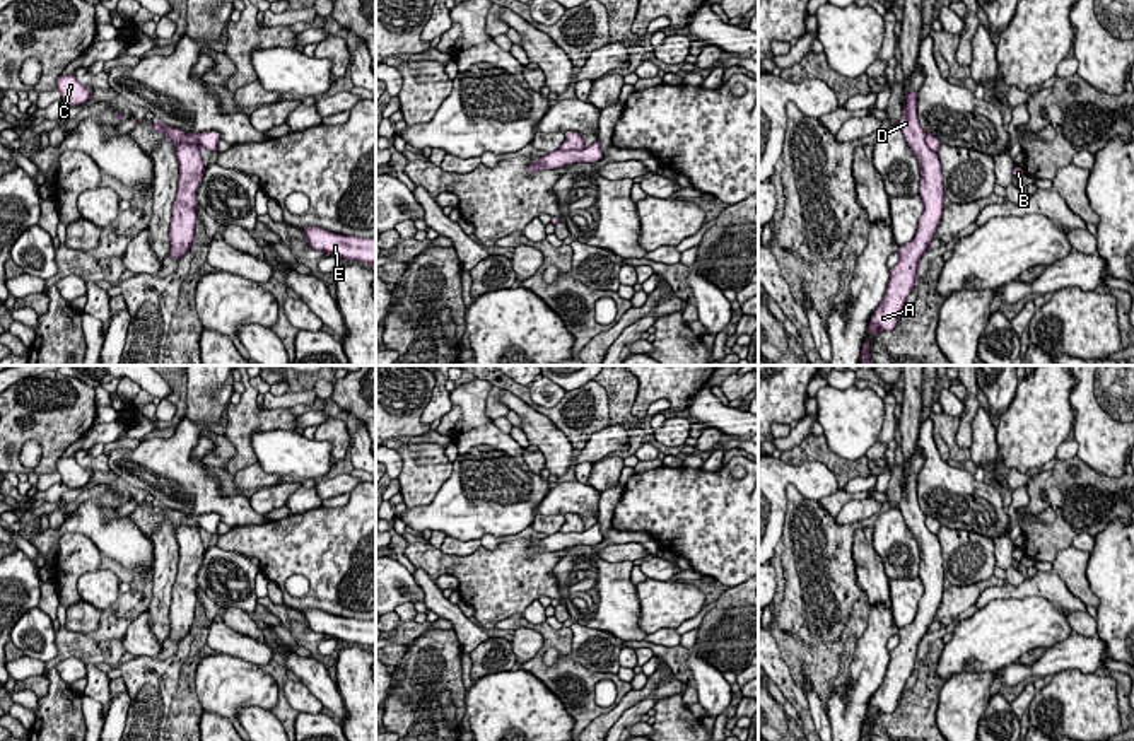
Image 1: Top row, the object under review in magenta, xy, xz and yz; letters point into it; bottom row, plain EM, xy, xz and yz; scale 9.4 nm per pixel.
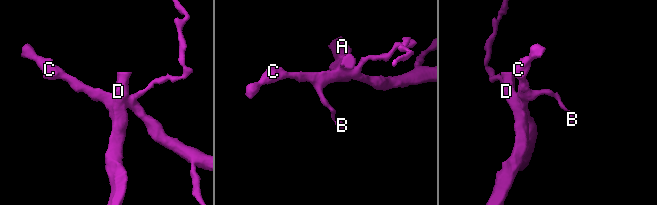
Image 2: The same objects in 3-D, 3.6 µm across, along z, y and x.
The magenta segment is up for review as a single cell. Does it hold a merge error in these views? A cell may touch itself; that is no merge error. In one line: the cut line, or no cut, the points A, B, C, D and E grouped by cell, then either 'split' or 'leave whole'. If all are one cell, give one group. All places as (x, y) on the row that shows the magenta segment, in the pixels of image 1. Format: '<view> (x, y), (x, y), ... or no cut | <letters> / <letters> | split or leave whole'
xz (584, 145), (581, 149), (559, 149) | A D / B C E | split

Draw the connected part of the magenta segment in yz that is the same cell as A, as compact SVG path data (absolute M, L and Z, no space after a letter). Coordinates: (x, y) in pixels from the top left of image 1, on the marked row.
M905 92L905 104L898 126L919 162L921 171L921 200L924 212L917 224L917 232L910 242L900 246L898 263L890 268L886 292L869 321L869 336L878 331L891 331L907 304L917 282L919 261L926 254L936 236L944 208L943 171L938 152L926 143L926 130L917 116L917 94Z

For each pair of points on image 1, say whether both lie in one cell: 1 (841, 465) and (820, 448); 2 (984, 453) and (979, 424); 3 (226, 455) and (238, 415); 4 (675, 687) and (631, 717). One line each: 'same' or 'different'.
1: same
2: same
3: different
4: same

